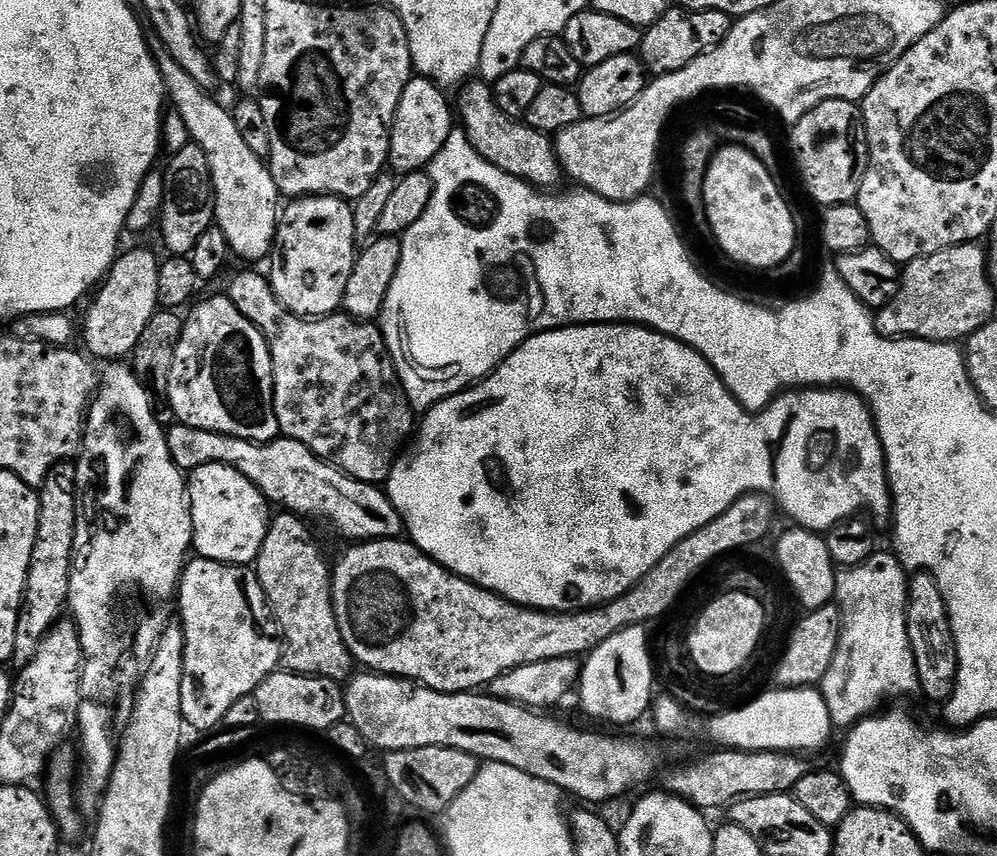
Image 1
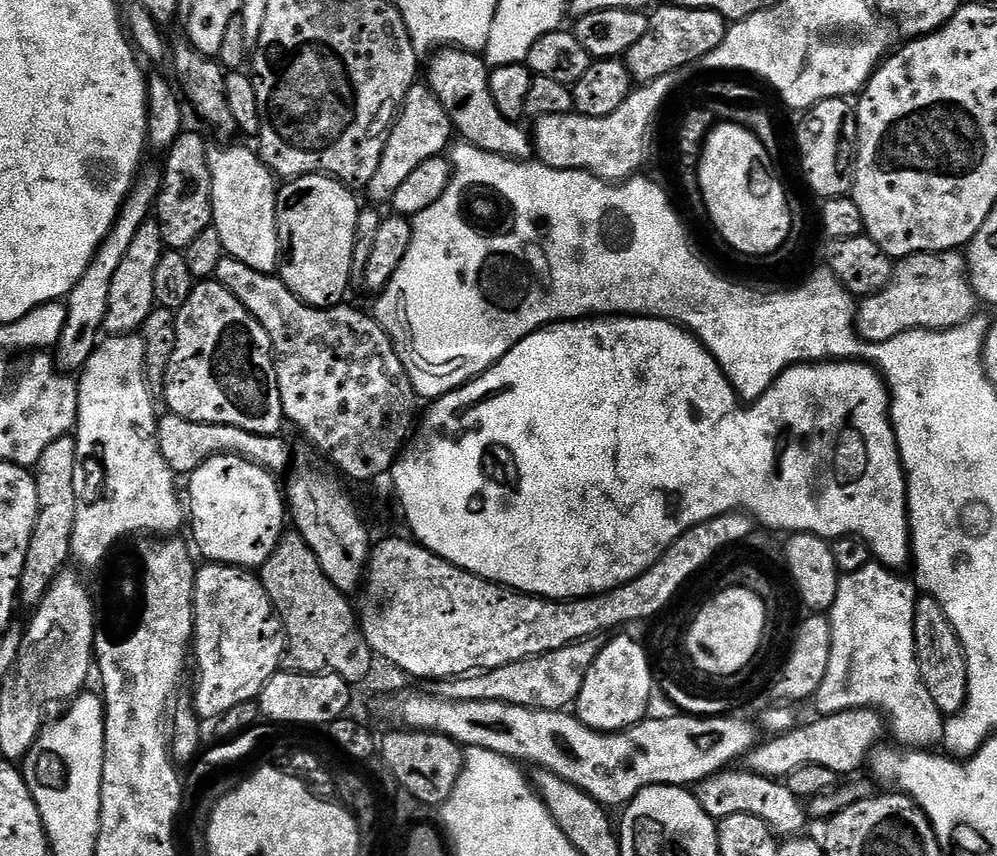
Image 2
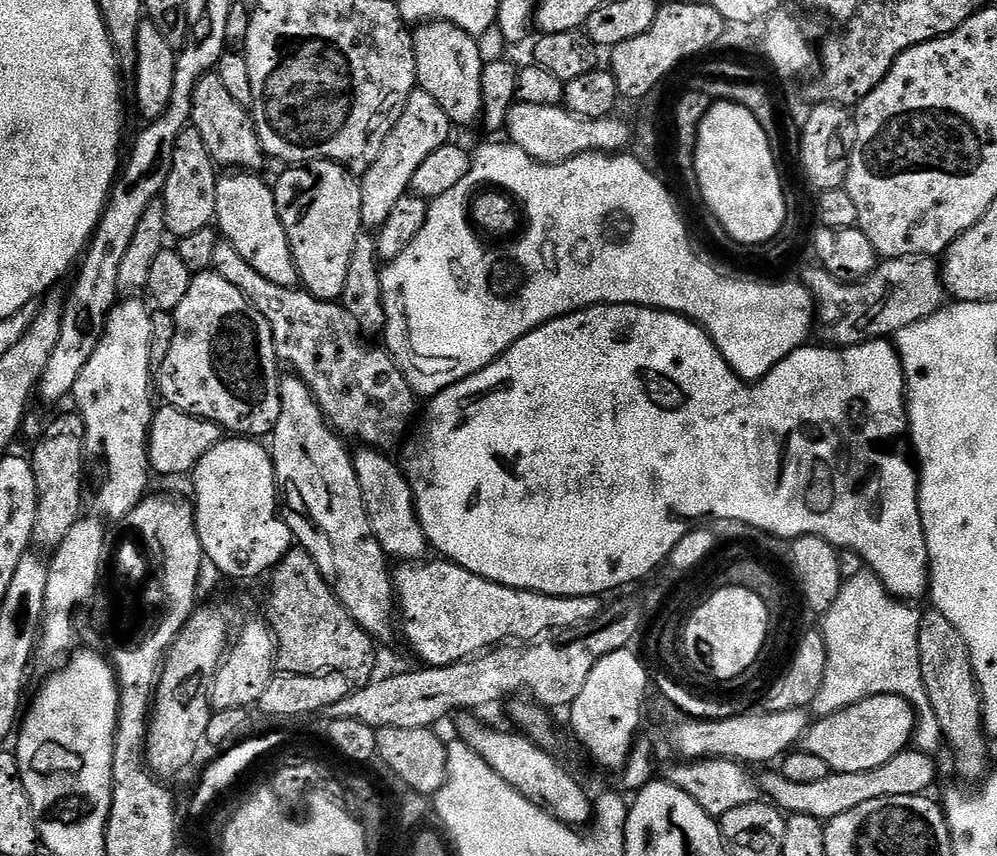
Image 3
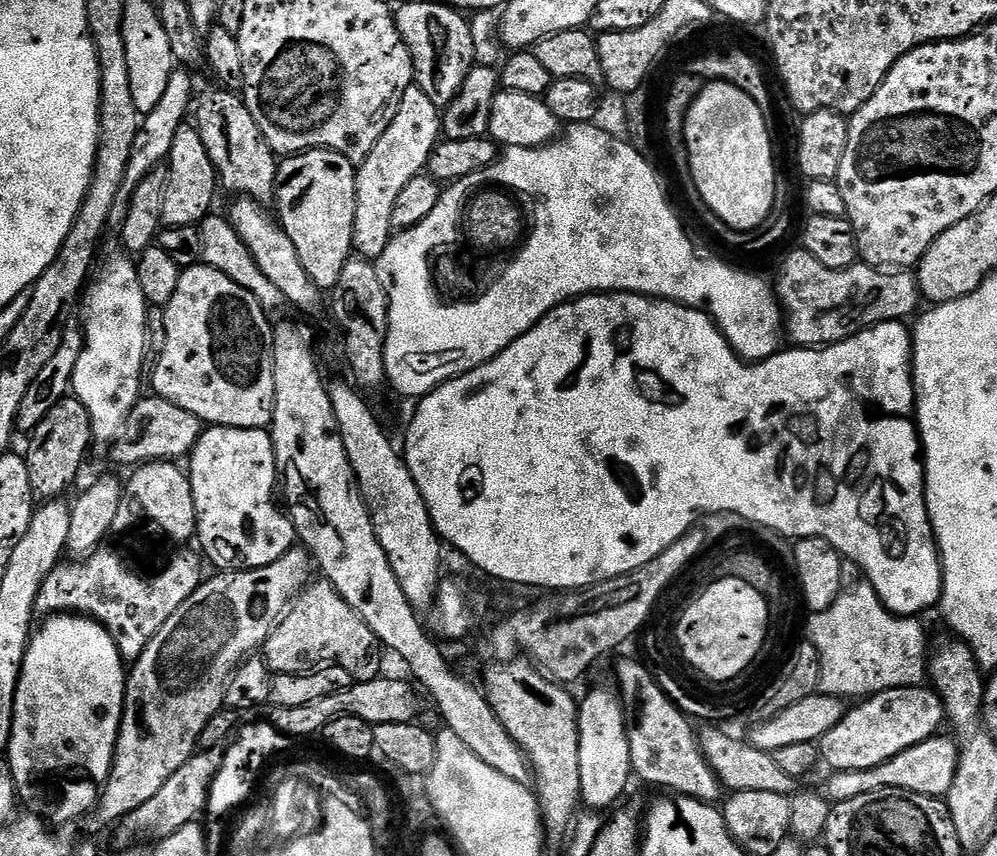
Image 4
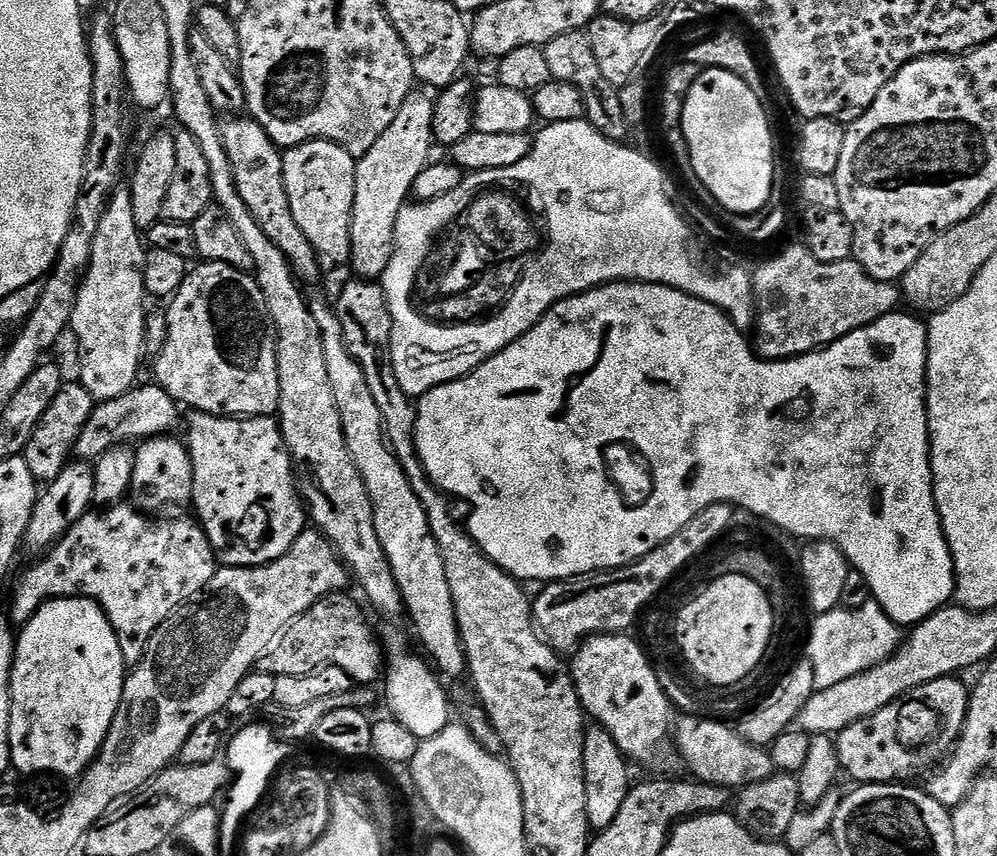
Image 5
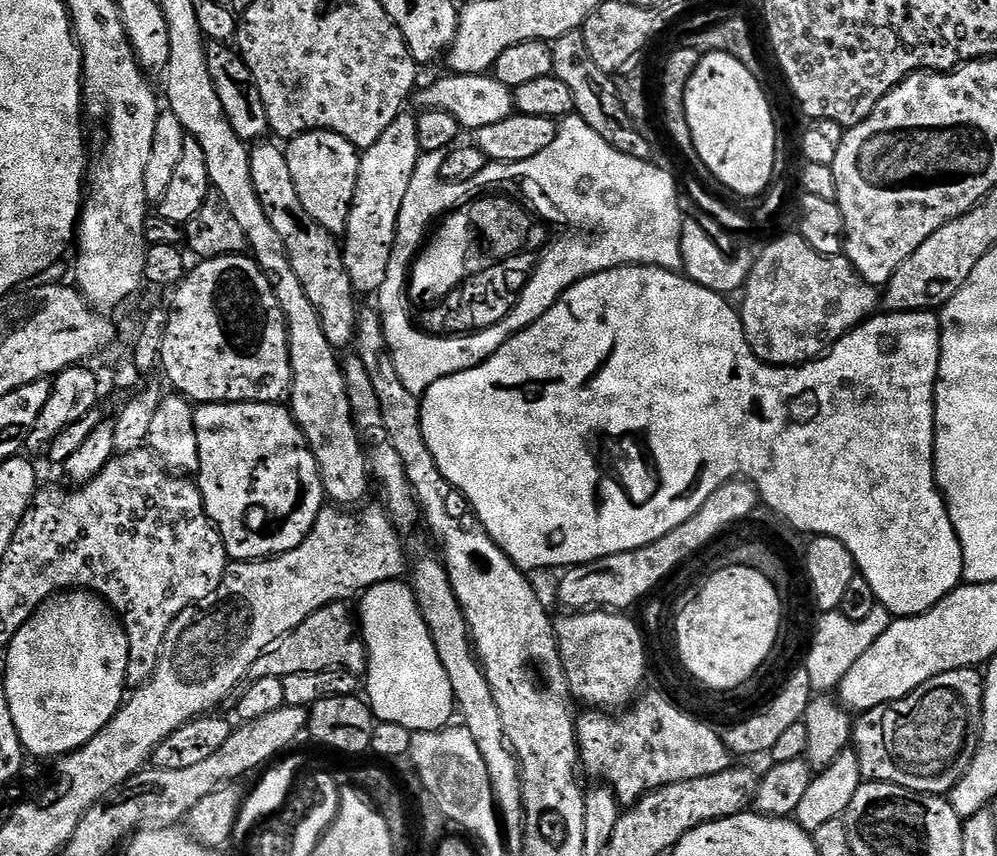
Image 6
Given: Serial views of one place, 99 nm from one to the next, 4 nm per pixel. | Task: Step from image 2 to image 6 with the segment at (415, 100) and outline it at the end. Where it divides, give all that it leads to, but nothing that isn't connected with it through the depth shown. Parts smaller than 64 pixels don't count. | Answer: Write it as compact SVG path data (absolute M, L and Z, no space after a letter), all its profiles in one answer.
M401 114L394 118L386 134L382 134L382 138L374 142L374 146L363 149L360 158L352 209L348 215L348 224L342 233L346 274L350 274L352 291L356 294L376 292L388 284L386 270L391 266L390 258L396 241L402 198L406 198L410 178L414 178L414 166L418 166L422 155L416 134L416 116L408 115Z

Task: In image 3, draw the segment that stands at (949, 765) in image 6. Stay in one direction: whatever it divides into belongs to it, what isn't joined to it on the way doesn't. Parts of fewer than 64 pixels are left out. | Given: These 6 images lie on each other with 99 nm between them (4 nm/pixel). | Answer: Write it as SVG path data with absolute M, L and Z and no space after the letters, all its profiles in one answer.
M882 694L813 721L804 733L803 751L822 758L833 772L858 774L862 770L874 770L874 766L882 766L882 762L890 762L894 754L905 751L913 743L916 710L910 702L906 702L906 698Z

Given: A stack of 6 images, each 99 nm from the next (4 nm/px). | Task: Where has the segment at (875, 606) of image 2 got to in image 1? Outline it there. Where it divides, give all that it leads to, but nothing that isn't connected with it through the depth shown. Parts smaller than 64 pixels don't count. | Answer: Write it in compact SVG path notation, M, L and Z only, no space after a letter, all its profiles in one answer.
M878 550L866 558L866 562L836 573L835 603L840 609L840 637L834 662L830 662L830 670L826 670L826 678L820 681L818 690L824 696L830 718L837 729L847 730L864 717L873 715L887 696L912 696L920 692L918 666L914 662L914 650L910 646L906 622L910 576L900 565L895 551L887 551Z

